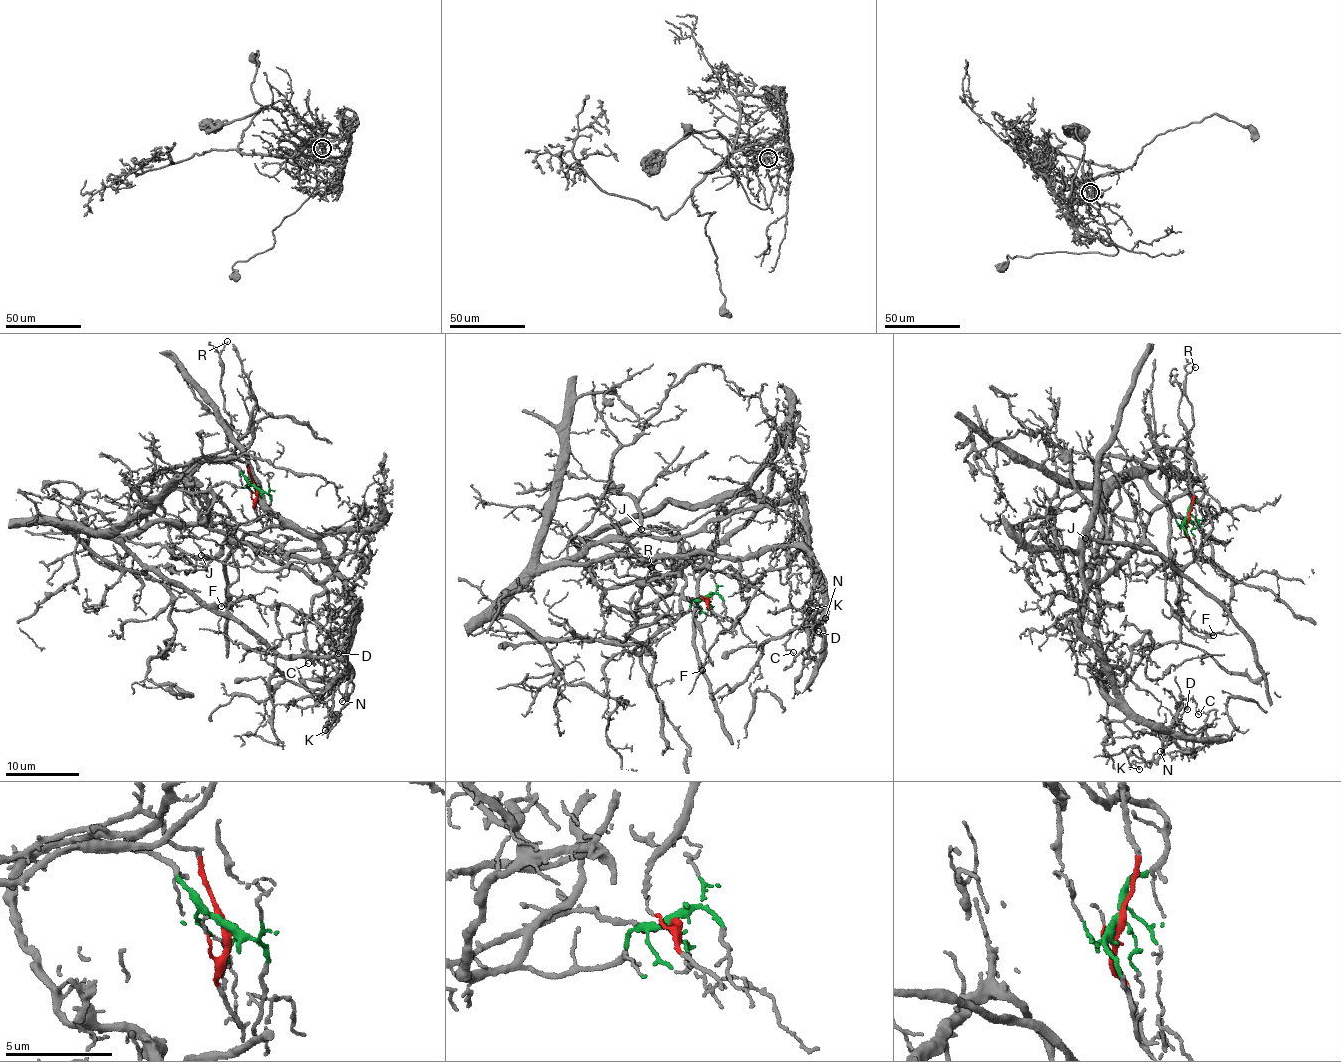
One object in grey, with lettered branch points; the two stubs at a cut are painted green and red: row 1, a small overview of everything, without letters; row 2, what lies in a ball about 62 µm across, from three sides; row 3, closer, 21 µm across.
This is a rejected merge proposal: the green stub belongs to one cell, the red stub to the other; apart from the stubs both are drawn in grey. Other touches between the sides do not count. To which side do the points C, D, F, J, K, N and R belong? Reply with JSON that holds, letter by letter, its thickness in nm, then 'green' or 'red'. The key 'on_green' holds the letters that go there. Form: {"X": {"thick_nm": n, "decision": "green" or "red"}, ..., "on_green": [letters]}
{"C": {"thick_nm": 70, "decision": "green"}, "D": {"thick_nm": 120, "decision": "green"}, "F": {"thick_nm": 120, "decision": "green"}, "J": {"thick_nm": 140, "decision": "green"}, "K": {"thick_nm": 130, "decision": "green"}, "N": {"thick_nm": 130, "decision": "green"}, "R": {"thick_nm": 90, "decision": "red"}, "on_green": ["C", "D", "F", "J", "K", "N"]}

